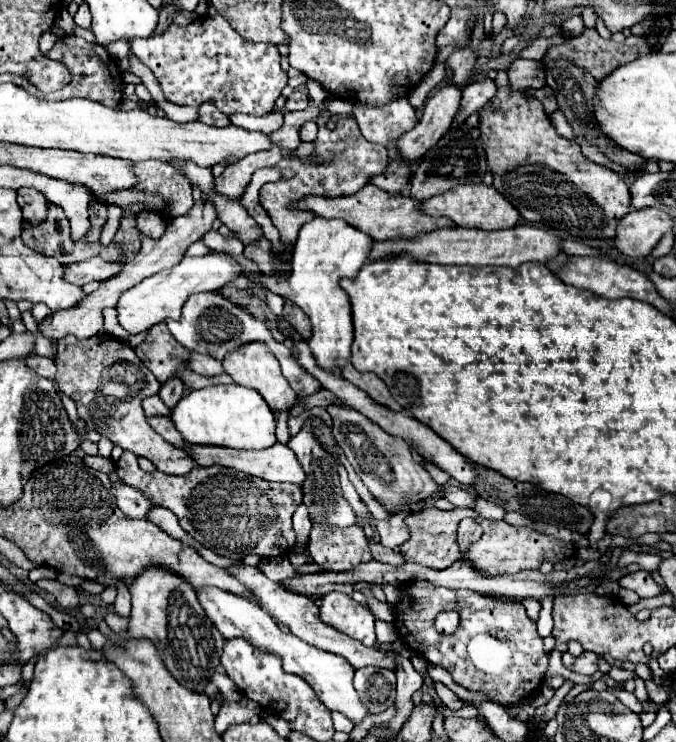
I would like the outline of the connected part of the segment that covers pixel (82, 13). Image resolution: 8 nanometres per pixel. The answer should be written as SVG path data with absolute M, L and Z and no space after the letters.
M85 2L79 6L79 12L75 14L73 20L79 28L91 28L91 12L89 12L88 5Z

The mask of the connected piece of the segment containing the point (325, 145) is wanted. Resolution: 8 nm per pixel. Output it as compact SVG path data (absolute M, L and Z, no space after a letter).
M321 112L317 126L319 126L319 136L315 140L315 154L323 156L323 164L303 164L299 160L292 158L283 158L276 166L293 168L297 174L291 180L279 180L273 184L265 184L261 188L261 206L267 210L267 214L271 216L273 224L277 226L277 230L281 232L281 242L285 244L295 244L299 228L313 220L315 216L311 212L299 212L293 206L309 196L309 194L317 194L317 196L347 196L347 194L355 194L359 192L367 182L369 176L373 174L381 174L387 166L387 150L381 144L371 144L361 136L361 130L355 122L355 118L351 114L345 114L339 118L337 128L335 130L327 130L325 126L325 114Z

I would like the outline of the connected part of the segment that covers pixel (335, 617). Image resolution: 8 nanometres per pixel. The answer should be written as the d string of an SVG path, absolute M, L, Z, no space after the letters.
M329 592L321 600L319 618L335 630L359 640L365 646L375 646L375 616L343 592Z

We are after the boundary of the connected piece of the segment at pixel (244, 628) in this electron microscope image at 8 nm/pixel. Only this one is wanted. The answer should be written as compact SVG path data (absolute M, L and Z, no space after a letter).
M203 588L197 594L197 598L199 598L201 606L205 608L207 616L217 626L217 630L223 634L223 638L239 636L239 638L245 638L249 644L253 644L259 650L281 656L285 672L293 672L293 674L301 676L303 680L307 680L315 688L319 700L329 710L345 714L353 724L359 724L369 714L353 688L353 666L347 660L343 660L341 656L335 656L331 652L319 650L315 646L309 646L303 640L299 640L295 634L287 634L287 632L279 630L279 626L273 622L273 618L261 606L257 606L241 596L221 592L219 588Z

